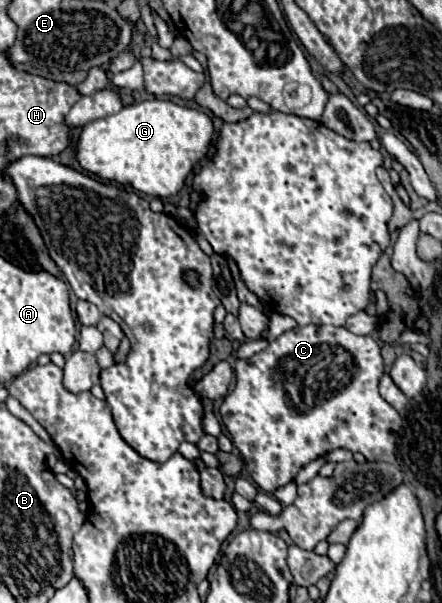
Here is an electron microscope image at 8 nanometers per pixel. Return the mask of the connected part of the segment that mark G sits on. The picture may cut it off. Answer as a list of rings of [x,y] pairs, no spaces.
[[[147,100],[131,106],[123,106],[117,114],[105,116],[99,120],[93,120],[83,126],[77,146],[75,146],[75,158],[81,164],[83,170],[97,174],[101,180],[117,182],[121,186],[133,188],[135,192],[167,198],[181,190],[187,174],[193,170],[193,166],[207,154],[209,142],[213,136],[213,124],[211,118],[195,108],[177,106],[171,100]]]

